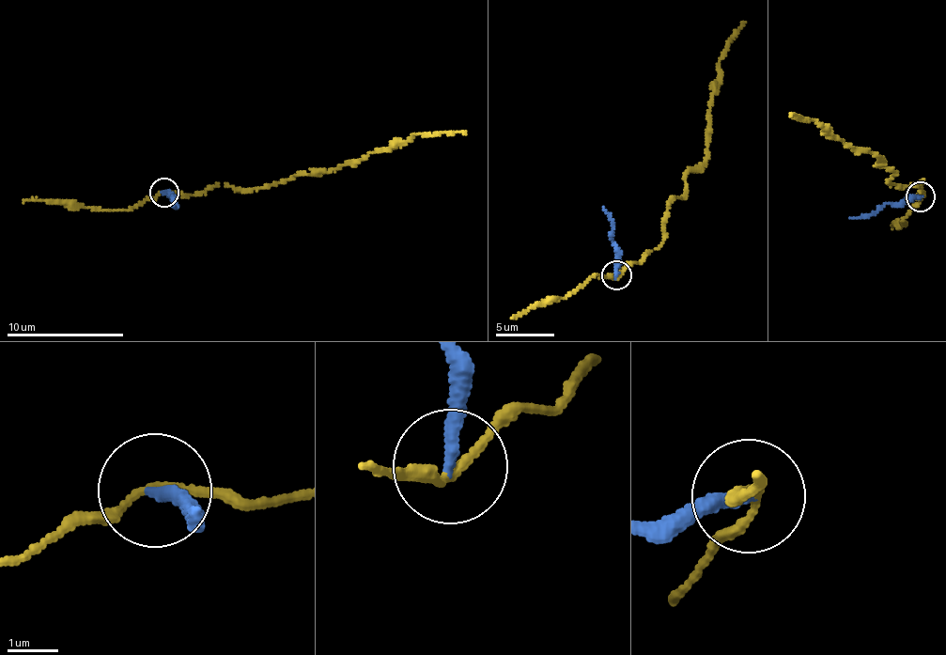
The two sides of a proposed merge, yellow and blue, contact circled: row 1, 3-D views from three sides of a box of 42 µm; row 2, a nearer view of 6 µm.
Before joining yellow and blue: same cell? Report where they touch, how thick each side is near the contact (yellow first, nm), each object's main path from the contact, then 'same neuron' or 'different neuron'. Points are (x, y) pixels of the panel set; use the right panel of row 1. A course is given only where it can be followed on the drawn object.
place (920, 196); calibres 140 and 240 nm; course yellow (921, 196), (922, 180), (892, 184), (879, 157), (791, 116); course blue (921, 196), (850, 218); different neuron

